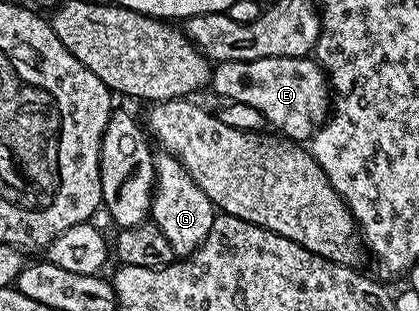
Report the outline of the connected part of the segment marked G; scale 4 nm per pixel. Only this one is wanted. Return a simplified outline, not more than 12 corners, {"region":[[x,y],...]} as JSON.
{"region":[[173,154],[154,160],[150,218],[176,256],[200,248],[214,203]]}

